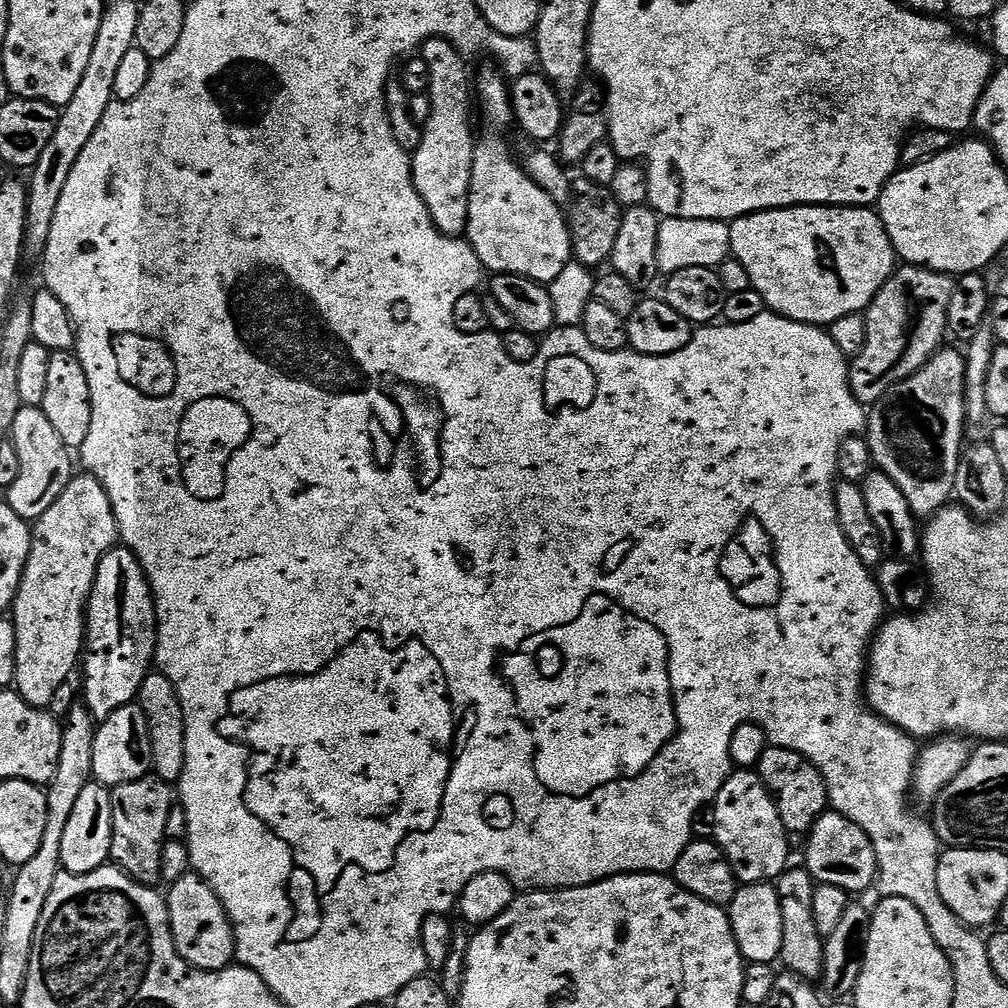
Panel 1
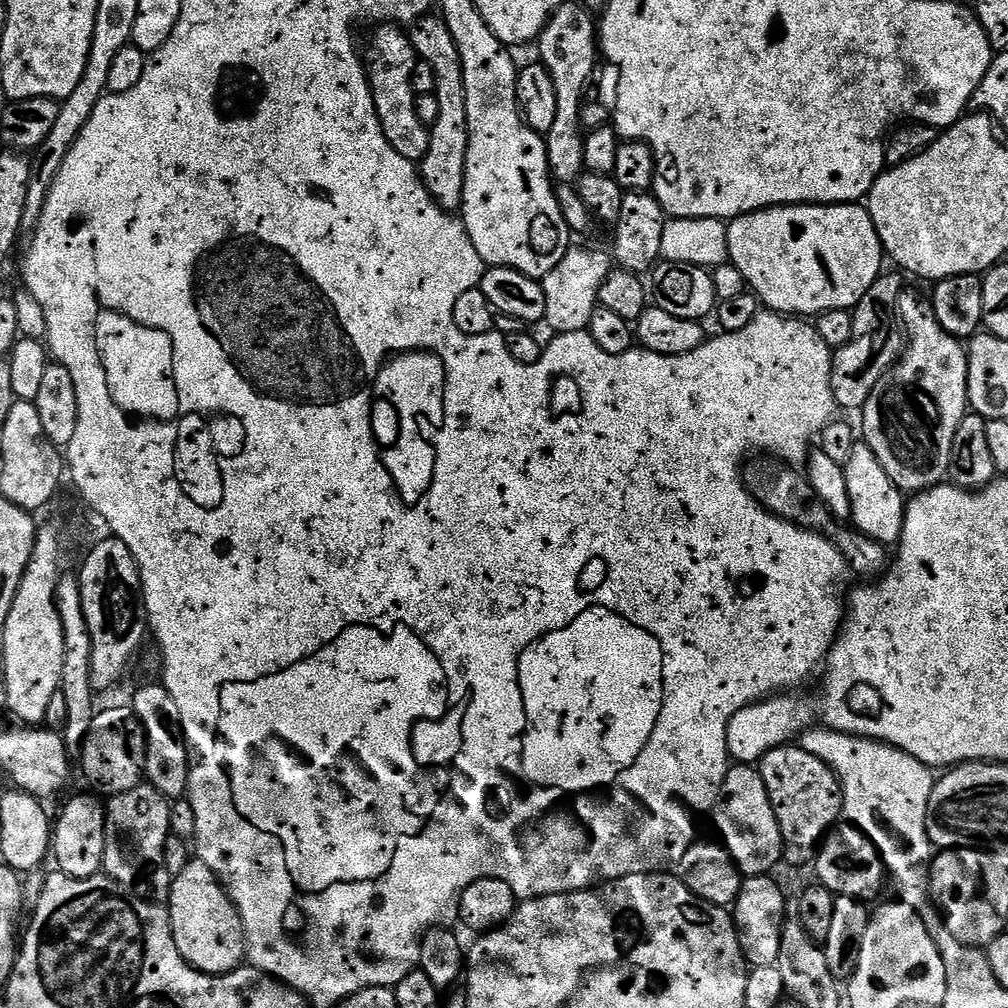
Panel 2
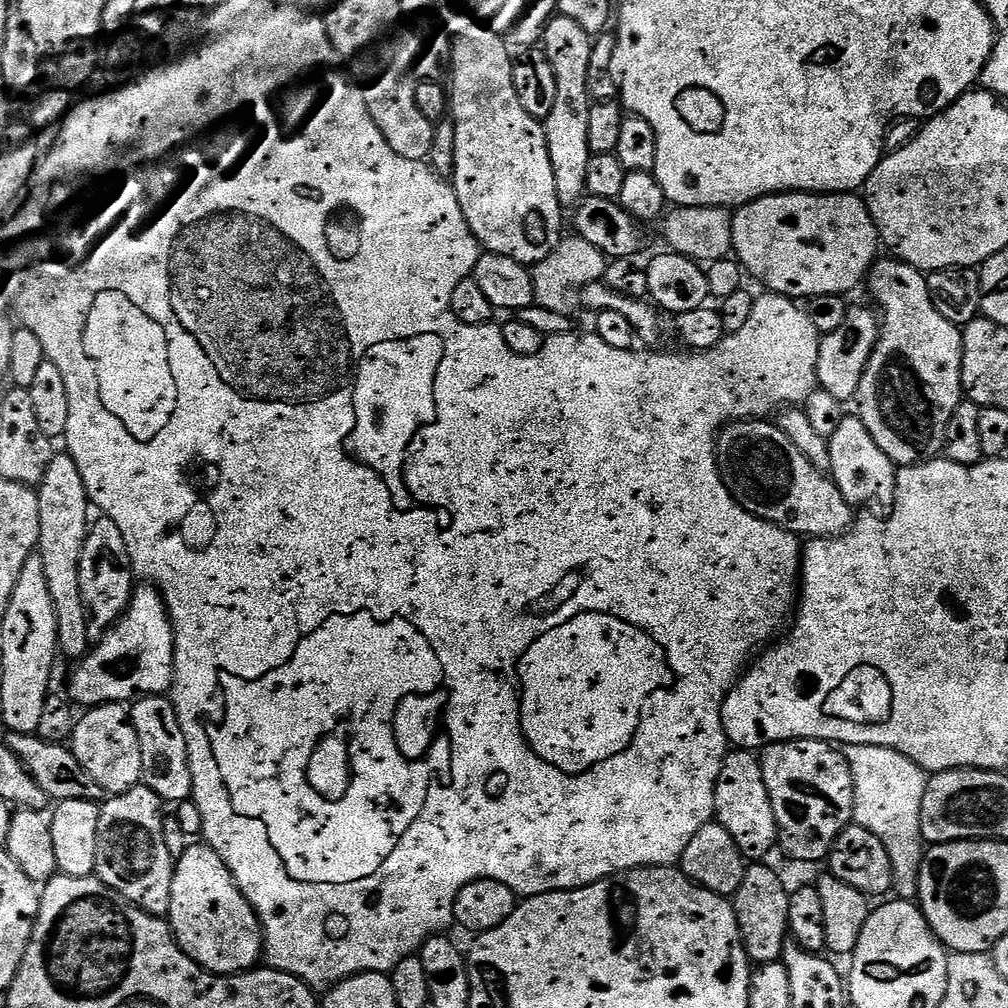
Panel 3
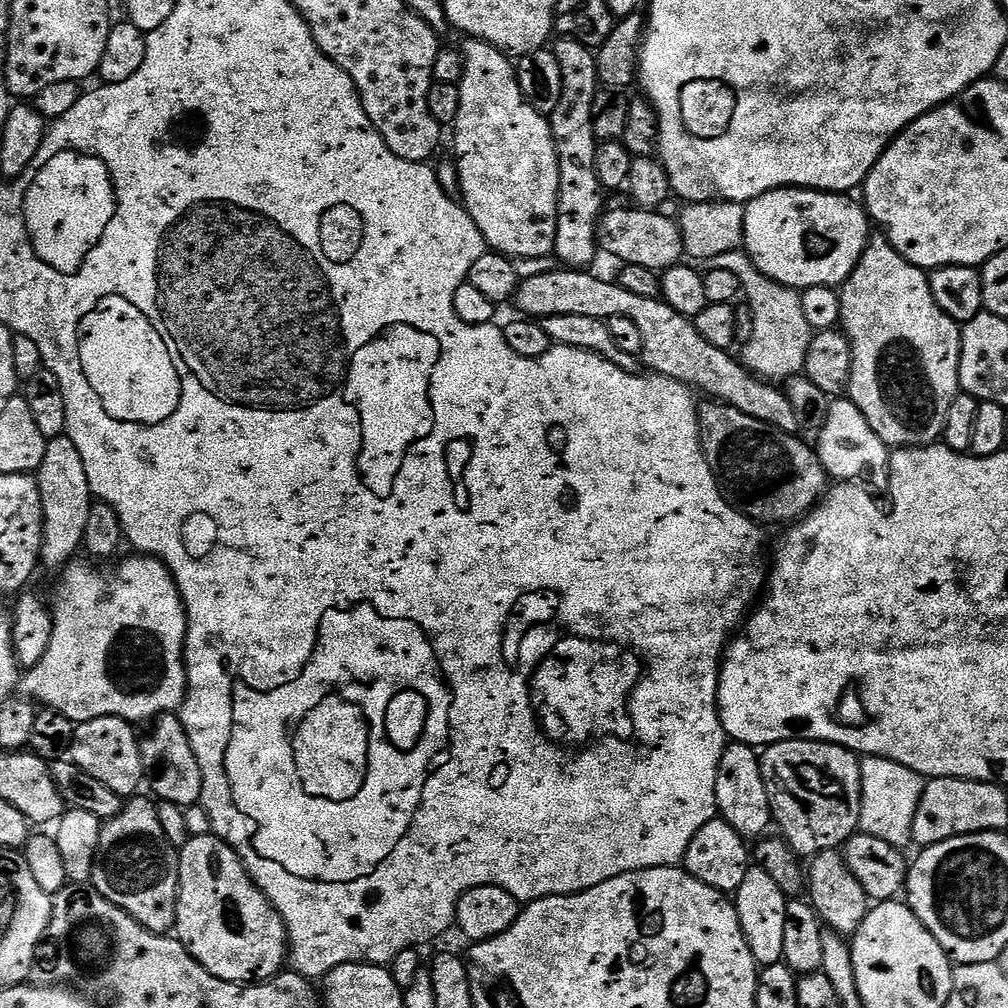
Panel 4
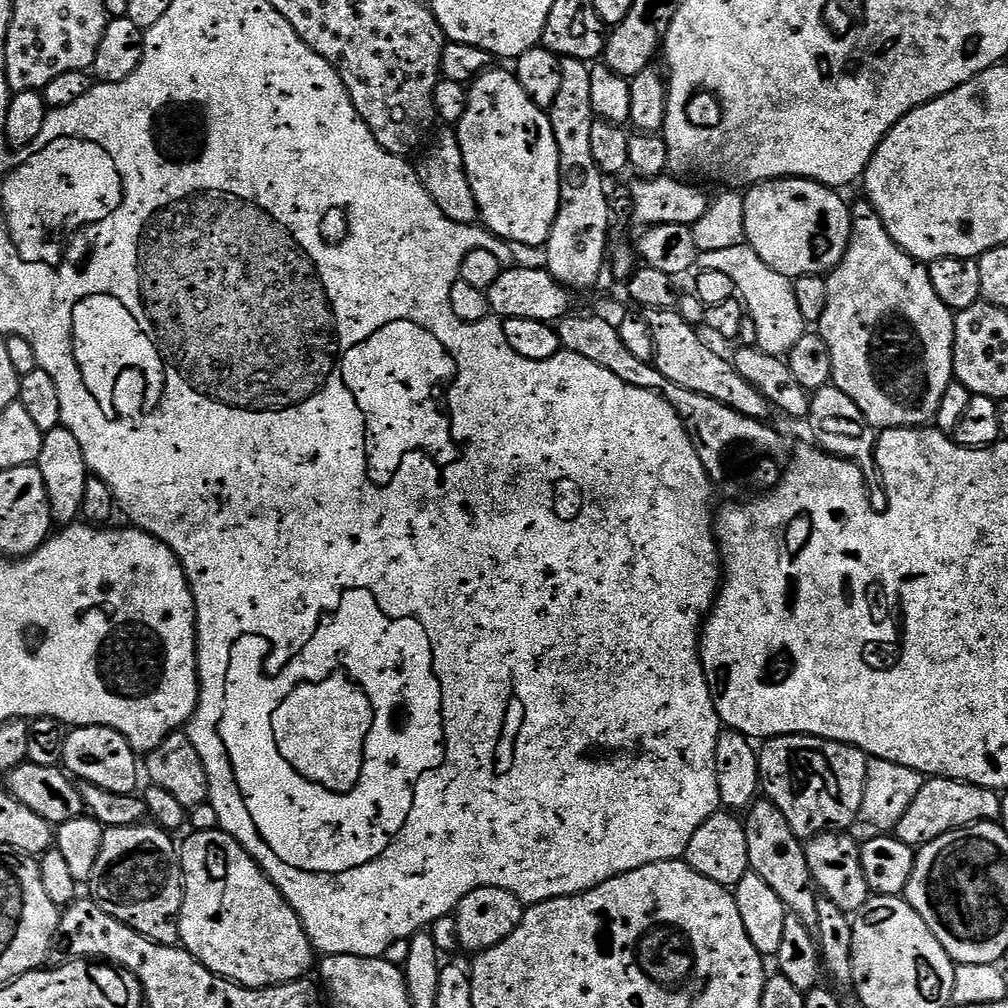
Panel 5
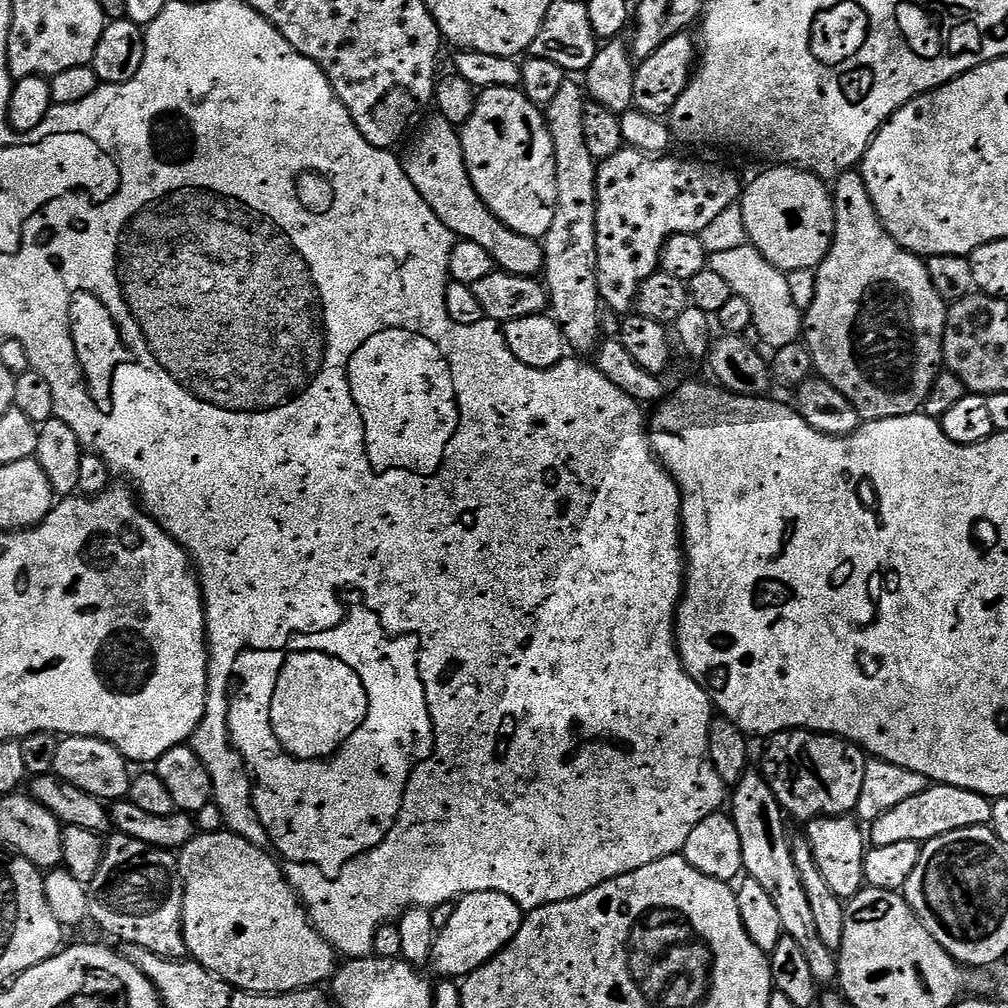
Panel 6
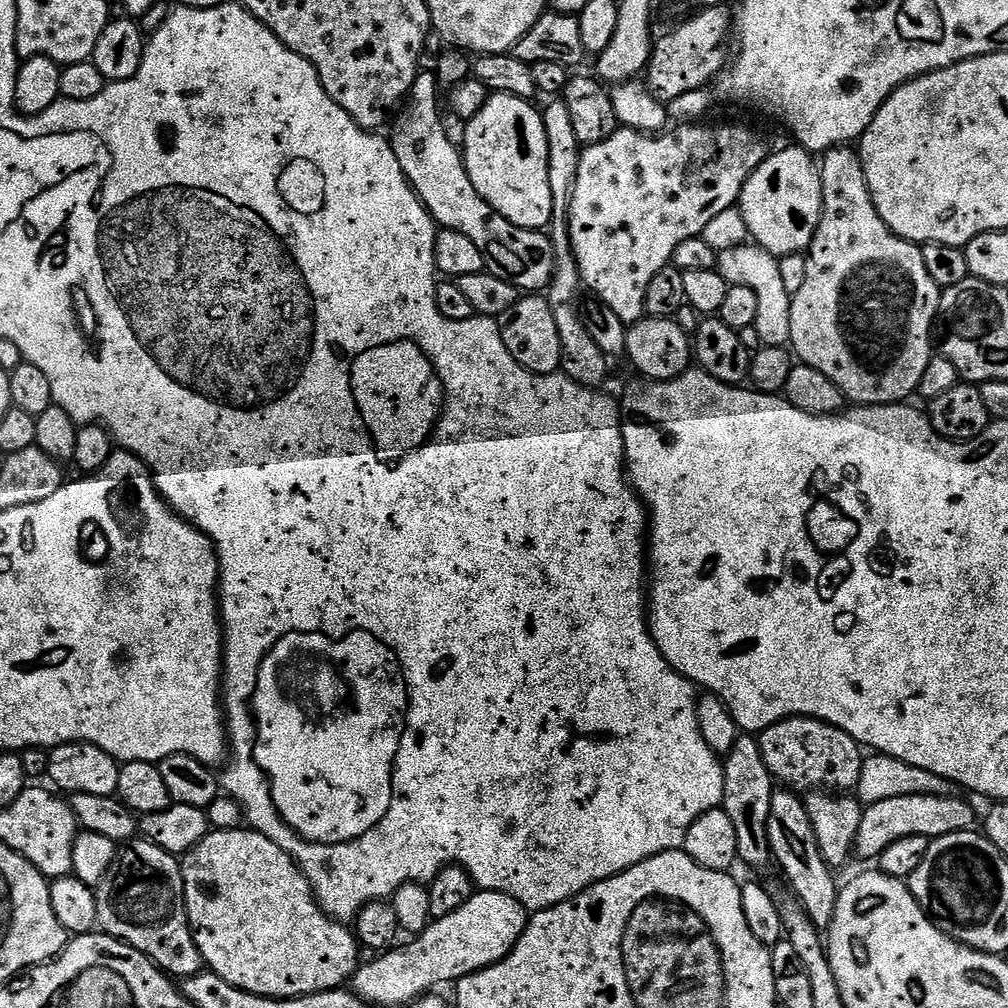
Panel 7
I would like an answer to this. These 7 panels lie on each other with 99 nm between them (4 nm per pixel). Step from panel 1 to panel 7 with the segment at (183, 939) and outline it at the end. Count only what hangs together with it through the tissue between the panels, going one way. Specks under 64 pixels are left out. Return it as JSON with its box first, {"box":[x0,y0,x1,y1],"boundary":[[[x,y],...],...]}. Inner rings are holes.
{"box":[180,827,358,998],"boundary":[[[243,827],[231,828],[228,832],[219,830],[209,831],[201,844],[193,848],[191,852],[183,857],[180,873],[184,879],[184,905],[188,911],[188,923],[191,924],[196,938],[196,945],[200,951],[205,965],[211,971],[217,972],[226,982],[230,982],[236,988],[241,988],[243,992],[252,992],[256,996],[266,996],[269,998],[295,998],[297,996],[309,996],[315,992],[328,992],[332,988],[344,988],[351,981],[357,967],[356,948],[358,941],[351,931],[348,932],[343,923],[332,919],[331,916],[321,910],[316,902],[312,886],[308,879],[304,877],[299,864],[287,856],[281,848],[274,846],[270,838],[266,838],[260,832],[247,830],[243,832]]]}

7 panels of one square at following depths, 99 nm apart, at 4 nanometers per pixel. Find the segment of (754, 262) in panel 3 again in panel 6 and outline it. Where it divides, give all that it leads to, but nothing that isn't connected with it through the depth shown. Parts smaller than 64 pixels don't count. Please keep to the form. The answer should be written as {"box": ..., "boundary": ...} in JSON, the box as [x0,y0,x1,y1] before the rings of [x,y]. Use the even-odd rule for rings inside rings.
{"box":[738,166,836,274],"boundary":[[[768,166],[761,176],[754,177],[749,184],[747,181],[738,203],[752,247],[758,249],[775,268],[779,268],[785,274],[794,270],[819,268],[834,238],[836,208],[832,205],[829,185],[815,172],[795,166]]]}

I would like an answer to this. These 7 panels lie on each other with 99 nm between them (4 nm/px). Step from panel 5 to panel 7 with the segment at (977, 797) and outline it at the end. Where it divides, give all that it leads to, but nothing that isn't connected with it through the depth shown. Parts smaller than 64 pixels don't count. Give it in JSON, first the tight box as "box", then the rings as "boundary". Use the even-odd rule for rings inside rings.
{"box":[854,794,977,861],"boundary":[[[910,794],[906,798],[886,798],[886,802],[874,802],[864,808],[862,823],[858,826],[858,836],[854,849],[857,857],[864,860],[879,861],[881,854],[886,850],[886,846],[894,846],[898,838],[910,838],[911,836],[927,836],[935,838],[954,834],[955,832],[971,832],[977,827],[976,812],[964,800],[959,800],[959,795],[950,796],[923,796],[922,794]]]}

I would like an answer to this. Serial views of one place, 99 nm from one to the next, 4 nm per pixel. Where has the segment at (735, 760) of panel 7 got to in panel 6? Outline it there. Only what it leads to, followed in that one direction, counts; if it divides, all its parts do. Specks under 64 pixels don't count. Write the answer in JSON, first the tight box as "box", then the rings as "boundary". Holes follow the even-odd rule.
{"box":[730,772,840,985],"boundary":[[[745,772],[743,778],[731,789],[730,815],[734,826],[738,826],[738,838],[742,842],[744,872],[751,880],[758,882],[758,886],[762,886],[766,894],[770,894],[782,918],[784,935],[794,938],[794,942],[798,942],[798,946],[805,952],[817,985],[835,985],[840,979],[837,953],[828,948],[818,935],[810,901],[806,898],[806,890],[802,886],[802,878],[798,878],[798,866],[794,866],[790,831],[788,832],[787,826],[784,825],[786,813],[778,798],[774,798],[774,790],[770,790],[763,772]]]}

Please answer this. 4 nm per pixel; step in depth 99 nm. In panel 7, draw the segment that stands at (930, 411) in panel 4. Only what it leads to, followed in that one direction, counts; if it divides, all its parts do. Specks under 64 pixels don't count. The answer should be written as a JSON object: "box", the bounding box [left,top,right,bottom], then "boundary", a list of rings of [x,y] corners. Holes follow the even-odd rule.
{"box":[790,146,942,406],"boundary":[[[852,146],[831,148],[823,153],[819,161],[820,181],[822,182],[822,218],[818,222],[818,230],[814,234],[811,246],[808,247],[806,262],[806,279],[798,294],[791,296],[790,306],[790,348],[798,357],[799,363],[808,364],[814,370],[826,374],[834,386],[843,394],[845,401],[856,406],[866,404],[903,404],[909,398],[908,395],[915,393],[922,382],[922,374],[926,374],[926,366],[930,366],[934,355],[934,325],[940,310],[940,294],[942,289],[926,274],[926,262],[922,262],[920,248],[910,240],[904,240],[896,236],[886,226],[886,222],[878,214],[878,210],[872,201],[872,195],[866,182],[864,167],[860,161],[859,151]]]}

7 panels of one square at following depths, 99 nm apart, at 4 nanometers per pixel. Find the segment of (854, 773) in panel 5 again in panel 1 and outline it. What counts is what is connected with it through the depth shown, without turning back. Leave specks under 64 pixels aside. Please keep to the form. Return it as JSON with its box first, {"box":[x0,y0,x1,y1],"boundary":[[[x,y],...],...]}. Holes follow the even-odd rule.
{"box":[758,746,829,834],"boundary":[[[768,746],[760,756],[758,771],[760,779],[768,787],[768,793],[776,802],[776,809],[784,823],[785,832],[789,834],[811,832],[818,817],[824,815],[829,807],[828,787],[817,768],[805,756],[785,748]]]}

